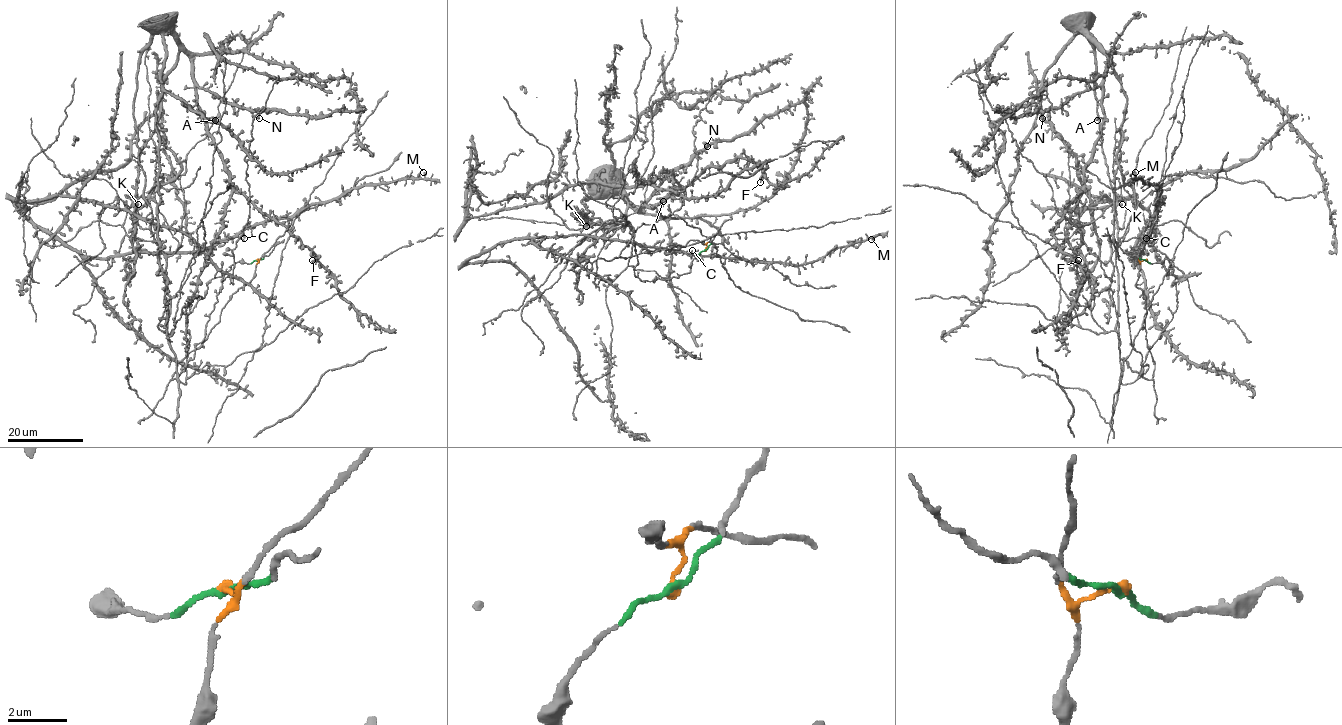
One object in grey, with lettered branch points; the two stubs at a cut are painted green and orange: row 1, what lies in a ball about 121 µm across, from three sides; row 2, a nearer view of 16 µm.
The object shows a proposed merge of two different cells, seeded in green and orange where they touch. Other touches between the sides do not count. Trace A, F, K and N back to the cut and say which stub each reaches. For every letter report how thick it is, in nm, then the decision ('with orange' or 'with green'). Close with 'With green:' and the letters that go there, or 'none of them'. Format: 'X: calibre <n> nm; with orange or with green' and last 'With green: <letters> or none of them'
A: calibre 400 nm; with green
F: calibre 170 nm; with green
K: calibre 400 nm; with green
N: calibre 360 nm; with green
With green: A, F, K, N

